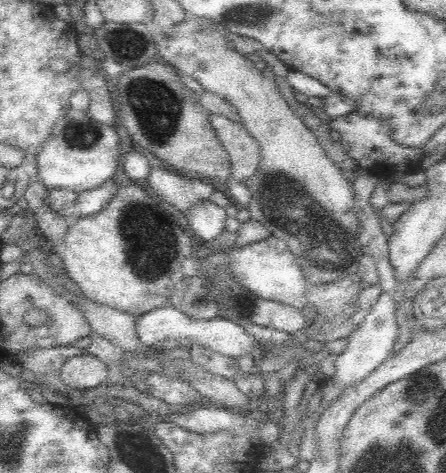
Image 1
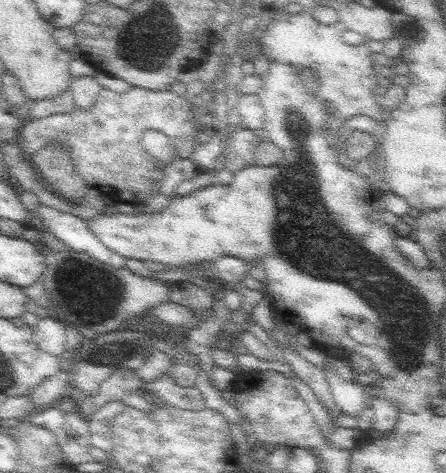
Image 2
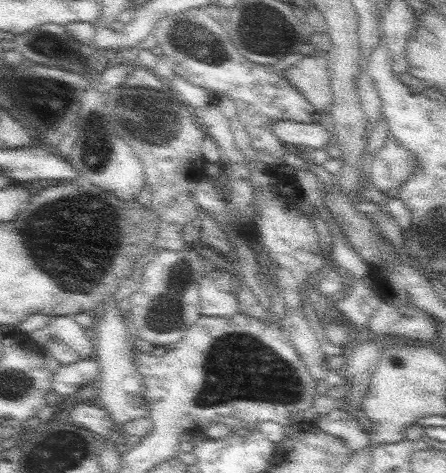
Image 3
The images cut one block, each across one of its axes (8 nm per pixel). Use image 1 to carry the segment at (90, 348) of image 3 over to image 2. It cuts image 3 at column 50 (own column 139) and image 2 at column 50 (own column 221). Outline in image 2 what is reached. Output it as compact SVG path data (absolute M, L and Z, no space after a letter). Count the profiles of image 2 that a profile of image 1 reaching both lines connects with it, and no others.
M39 318L37 326L33 326L33 340L37 342L37 348L43 352L49 352L55 358L61 358L65 348L65 324L57 318Z

